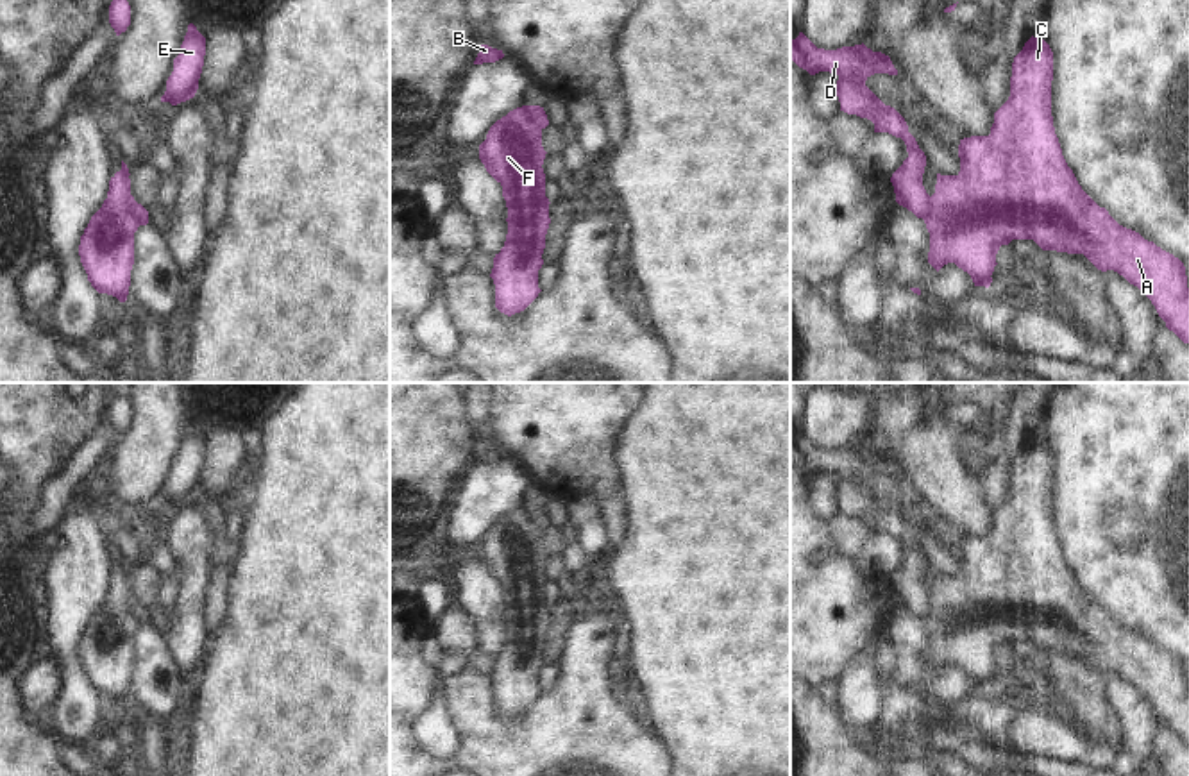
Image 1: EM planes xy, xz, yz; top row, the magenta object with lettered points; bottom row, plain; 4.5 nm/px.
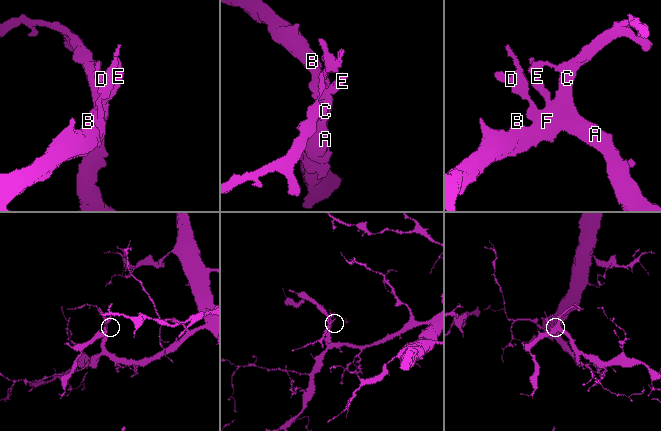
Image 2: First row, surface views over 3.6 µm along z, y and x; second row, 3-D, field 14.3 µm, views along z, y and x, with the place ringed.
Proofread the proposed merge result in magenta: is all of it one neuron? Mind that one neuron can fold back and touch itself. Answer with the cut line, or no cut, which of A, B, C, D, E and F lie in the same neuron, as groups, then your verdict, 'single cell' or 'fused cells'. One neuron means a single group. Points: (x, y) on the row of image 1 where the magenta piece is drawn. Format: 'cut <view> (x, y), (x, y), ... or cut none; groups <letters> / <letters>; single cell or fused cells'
cut yz (930, 197), (930, 215), (925, 220); groups A B C E F / D; fused cells

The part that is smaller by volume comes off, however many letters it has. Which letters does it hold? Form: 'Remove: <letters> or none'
Remove: D

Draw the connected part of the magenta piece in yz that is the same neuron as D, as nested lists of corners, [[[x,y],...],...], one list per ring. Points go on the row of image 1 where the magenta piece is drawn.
[[[803,32],[790,41],[790,59],[810,75],[819,72],[837,73],[837,97],[840,111],[867,118],[874,123],[874,132],[889,132],[901,138],[908,157],[892,173],[896,202],[917,218],[930,218],[930,195],[923,186],[926,156],[915,138],[908,132],[905,118],[890,105],[885,105],[865,80],[874,73],[898,75],[889,55],[873,52],[864,43],[837,50],[817,48]]]

